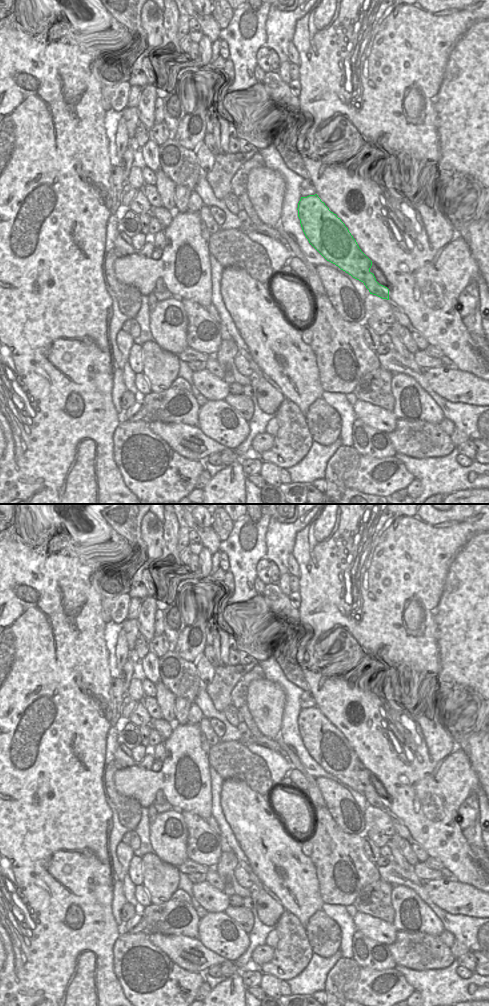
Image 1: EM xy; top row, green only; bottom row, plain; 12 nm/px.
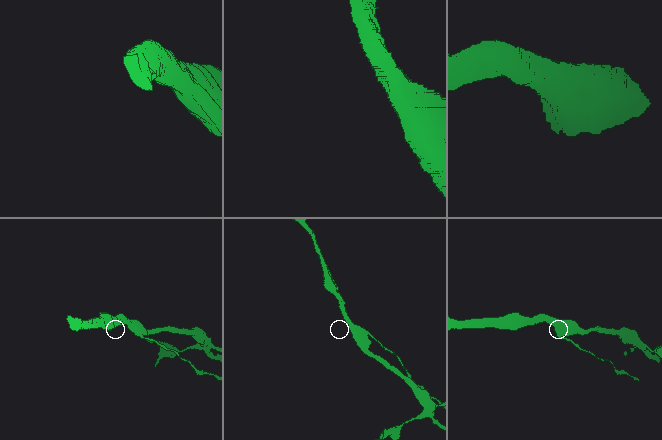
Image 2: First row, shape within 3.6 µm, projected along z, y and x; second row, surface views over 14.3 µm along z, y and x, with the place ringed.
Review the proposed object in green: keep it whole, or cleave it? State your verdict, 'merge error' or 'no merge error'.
merge error

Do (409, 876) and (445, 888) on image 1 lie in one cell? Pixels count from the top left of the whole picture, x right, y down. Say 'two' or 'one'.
two

